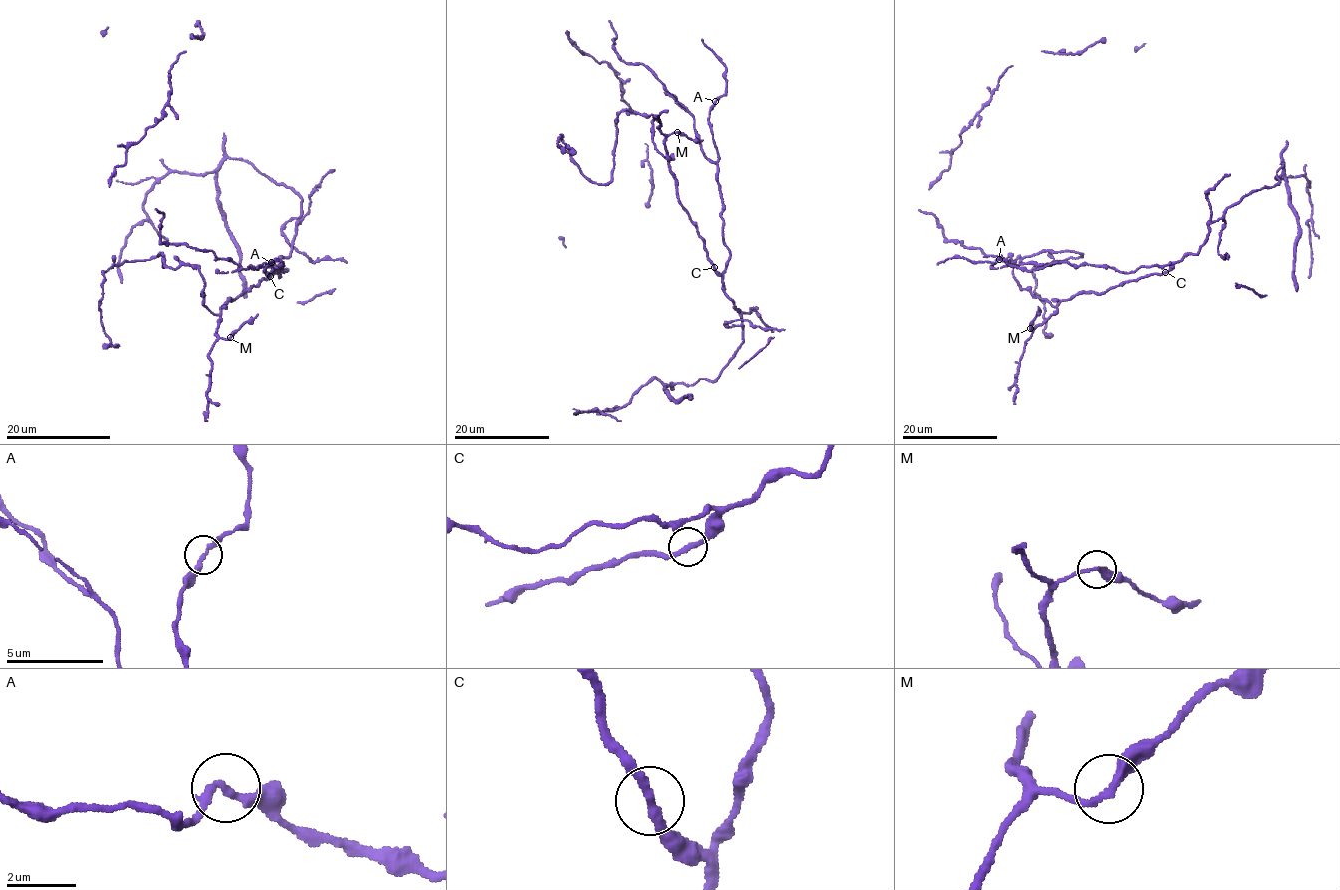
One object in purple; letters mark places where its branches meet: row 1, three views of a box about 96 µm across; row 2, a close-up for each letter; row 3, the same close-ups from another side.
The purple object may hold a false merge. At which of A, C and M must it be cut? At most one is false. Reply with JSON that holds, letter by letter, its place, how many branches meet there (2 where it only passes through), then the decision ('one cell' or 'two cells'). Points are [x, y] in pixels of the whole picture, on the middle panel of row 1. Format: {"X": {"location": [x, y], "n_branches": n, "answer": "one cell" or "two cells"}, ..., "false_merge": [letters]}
{"A": {"location": [715, 101], "n_branches": 2, "answer": "one cell"}, "C": {"location": [714, 267], "n_branches": 2, "answer": "one cell"}, "M": {"location": [677, 132], "n_branches": 2, "answer": "two cells"}, "false_merge": ["M"]}

